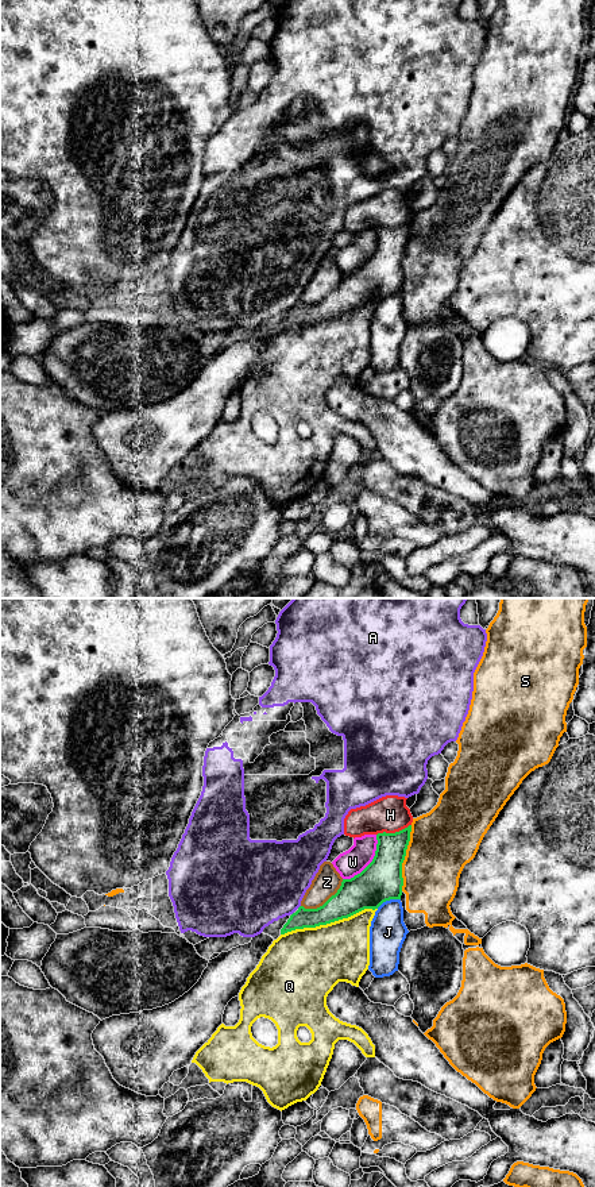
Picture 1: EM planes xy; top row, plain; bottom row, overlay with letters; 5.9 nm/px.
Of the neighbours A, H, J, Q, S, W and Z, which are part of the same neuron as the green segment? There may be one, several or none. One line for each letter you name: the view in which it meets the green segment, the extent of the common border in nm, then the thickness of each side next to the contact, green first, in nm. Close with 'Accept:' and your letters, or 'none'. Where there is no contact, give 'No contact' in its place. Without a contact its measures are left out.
Accept: none

